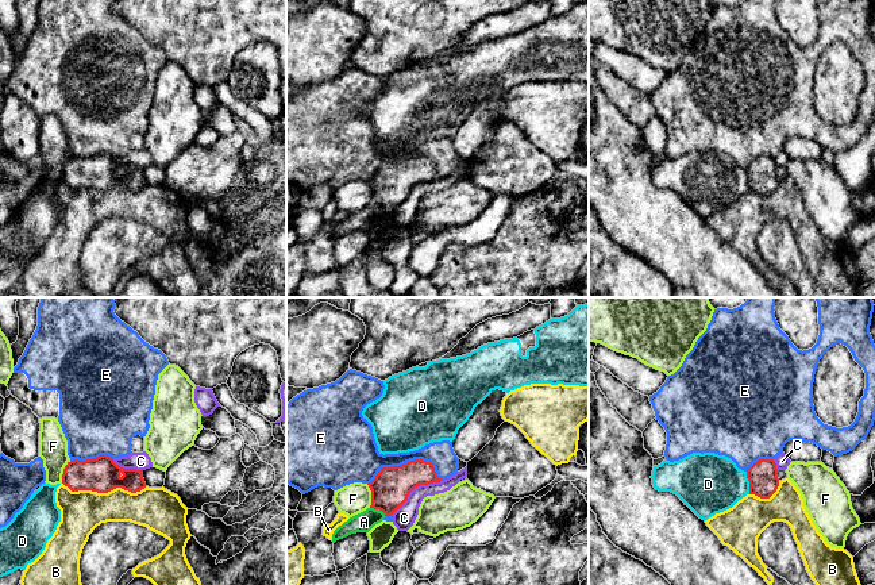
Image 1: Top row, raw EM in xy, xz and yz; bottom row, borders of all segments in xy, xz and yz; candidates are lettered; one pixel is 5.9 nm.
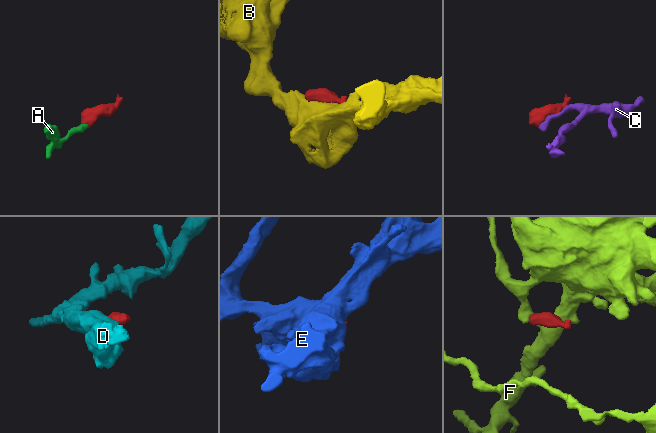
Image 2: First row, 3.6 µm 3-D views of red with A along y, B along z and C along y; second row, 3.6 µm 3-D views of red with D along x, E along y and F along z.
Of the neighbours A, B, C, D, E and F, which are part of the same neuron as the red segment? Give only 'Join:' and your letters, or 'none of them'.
Join: A

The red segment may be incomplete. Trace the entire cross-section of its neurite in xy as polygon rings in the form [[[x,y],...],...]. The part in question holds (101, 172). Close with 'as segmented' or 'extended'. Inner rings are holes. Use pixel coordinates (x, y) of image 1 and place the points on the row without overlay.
[[[108,153],[68,159],[62,181],[72,189],[92,188],[97,190],[108,190],[116,185],[136,190],[146,185],[143,168],[123,166]]]; as segmented

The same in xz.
[[[415,157],[401,163],[382,165],[375,176],[367,181],[371,188],[371,203],[350,215],[332,231],[332,239],[351,231],[369,230],[386,213],[392,213],[406,197],[409,190],[420,184],[440,180],[431,159]]]; extended

